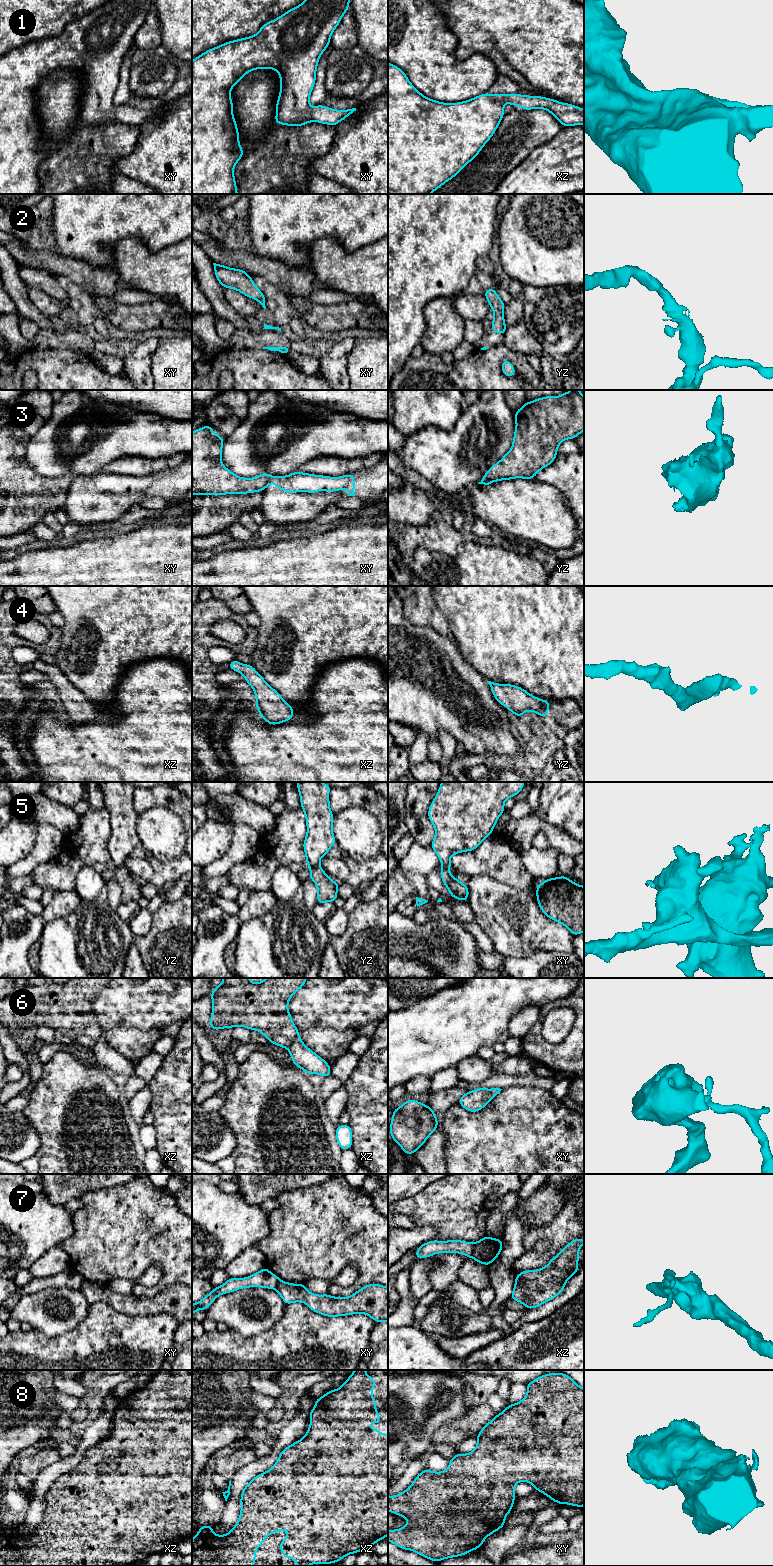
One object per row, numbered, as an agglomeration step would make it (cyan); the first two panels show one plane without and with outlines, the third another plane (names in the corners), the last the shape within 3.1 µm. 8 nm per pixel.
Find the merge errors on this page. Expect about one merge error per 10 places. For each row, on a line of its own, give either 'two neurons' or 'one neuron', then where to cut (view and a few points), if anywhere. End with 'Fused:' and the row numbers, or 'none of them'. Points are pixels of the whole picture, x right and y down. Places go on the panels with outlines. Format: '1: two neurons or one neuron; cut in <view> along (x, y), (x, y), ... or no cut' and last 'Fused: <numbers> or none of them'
1: one neuron; no cut
2: one neuron; no cut
3: two neurons; cut in xy along (270, 477), (264, 487)
4: one neuron; no cut
5: one neuron; no cut
6: two neurons; cut in xz along (298, 1035), (288, 1047)
7: two neurons; cut in xz along (475, 1243), (470, 1257)
8: one neuron; no cut
Fused: 3, 6, 7

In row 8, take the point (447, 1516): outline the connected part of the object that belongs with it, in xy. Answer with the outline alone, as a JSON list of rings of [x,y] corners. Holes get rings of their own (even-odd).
[[[549,1373],[527,1383],[526,1396],[516,1404],[509,1404],[505,1410],[497,1414],[481,1429],[476,1438],[476,1448],[468,1454],[457,1453],[453,1458],[449,1459],[450,1463],[446,1470],[433,1472],[426,1468],[416,1476],[411,1486],[405,1491],[395,1496],[388,1496],[388,1511],[407,1519],[405,1527],[388,1530],[388,1541],[401,1549],[414,1551],[436,1563],[443,1559],[468,1554],[475,1549],[481,1548],[482,1543],[489,1535],[505,1526],[505,1518],[512,1511],[516,1497],[515,1485],[520,1481],[532,1484],[538,1492],[545,1494],[560,1505],[584,1506],[584,1389],[567,1374]]]

